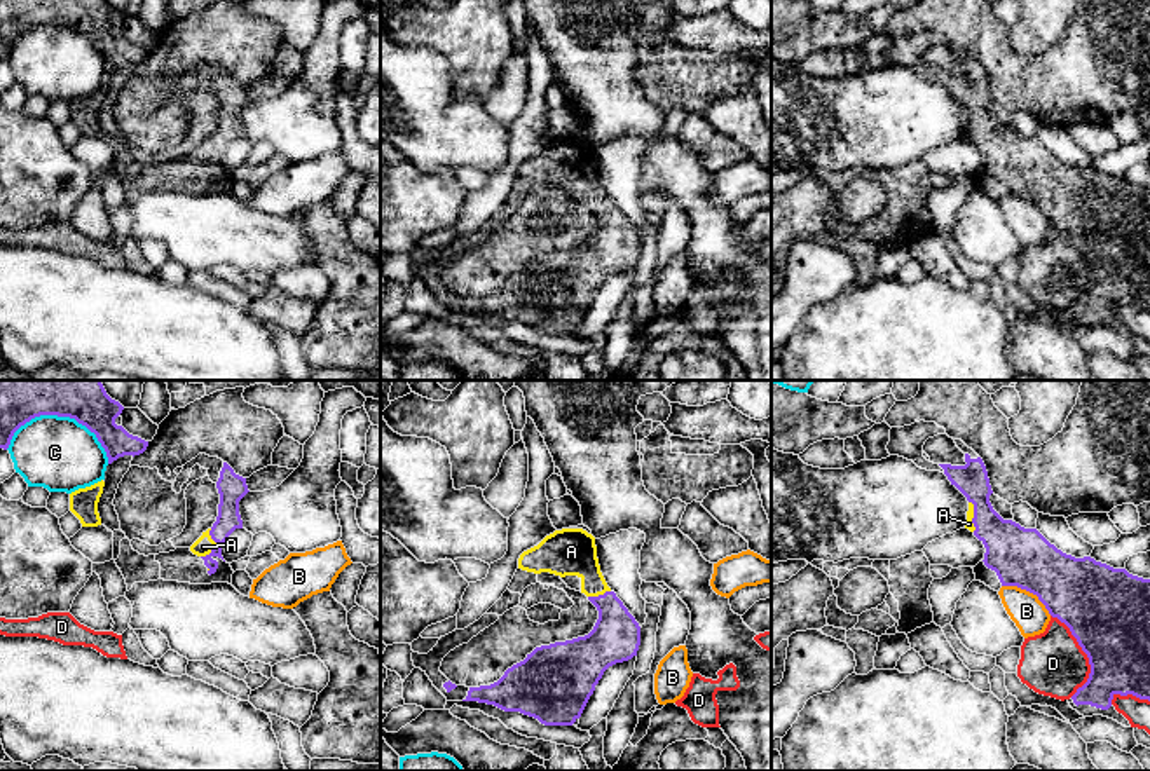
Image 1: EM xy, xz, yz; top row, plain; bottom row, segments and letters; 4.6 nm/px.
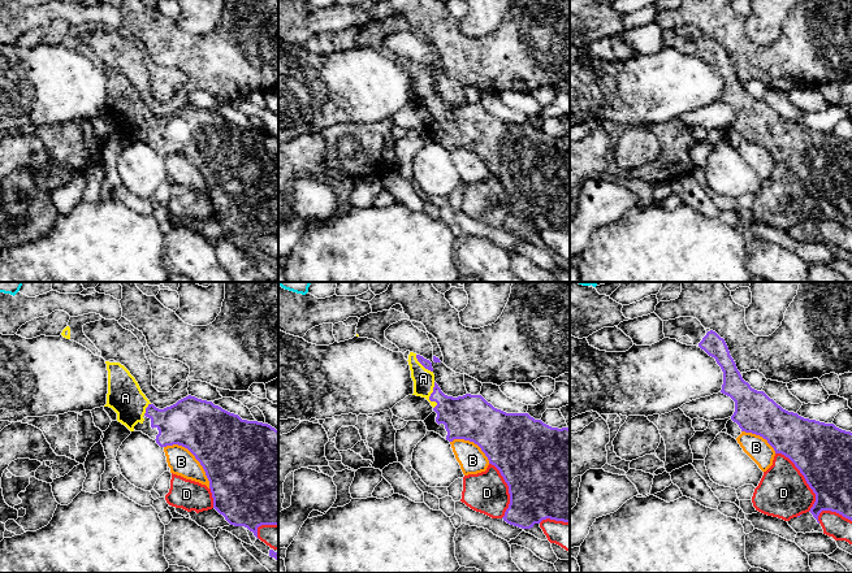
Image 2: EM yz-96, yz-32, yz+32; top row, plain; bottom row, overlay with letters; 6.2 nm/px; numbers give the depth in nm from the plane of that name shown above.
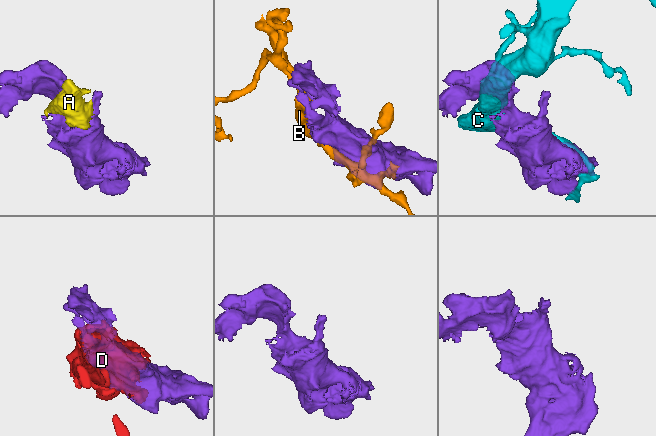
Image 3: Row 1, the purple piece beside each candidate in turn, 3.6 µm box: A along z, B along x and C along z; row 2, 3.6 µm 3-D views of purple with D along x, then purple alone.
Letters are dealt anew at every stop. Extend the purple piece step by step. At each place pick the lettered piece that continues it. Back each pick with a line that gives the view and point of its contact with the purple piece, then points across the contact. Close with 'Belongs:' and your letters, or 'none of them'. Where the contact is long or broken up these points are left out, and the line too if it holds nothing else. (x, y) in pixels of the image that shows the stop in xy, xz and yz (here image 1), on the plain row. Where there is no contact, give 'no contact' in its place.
A: xy (215, 156) | across xy (229, 128), (215, 147), (215, 156), (203, 156)
Belongs: A

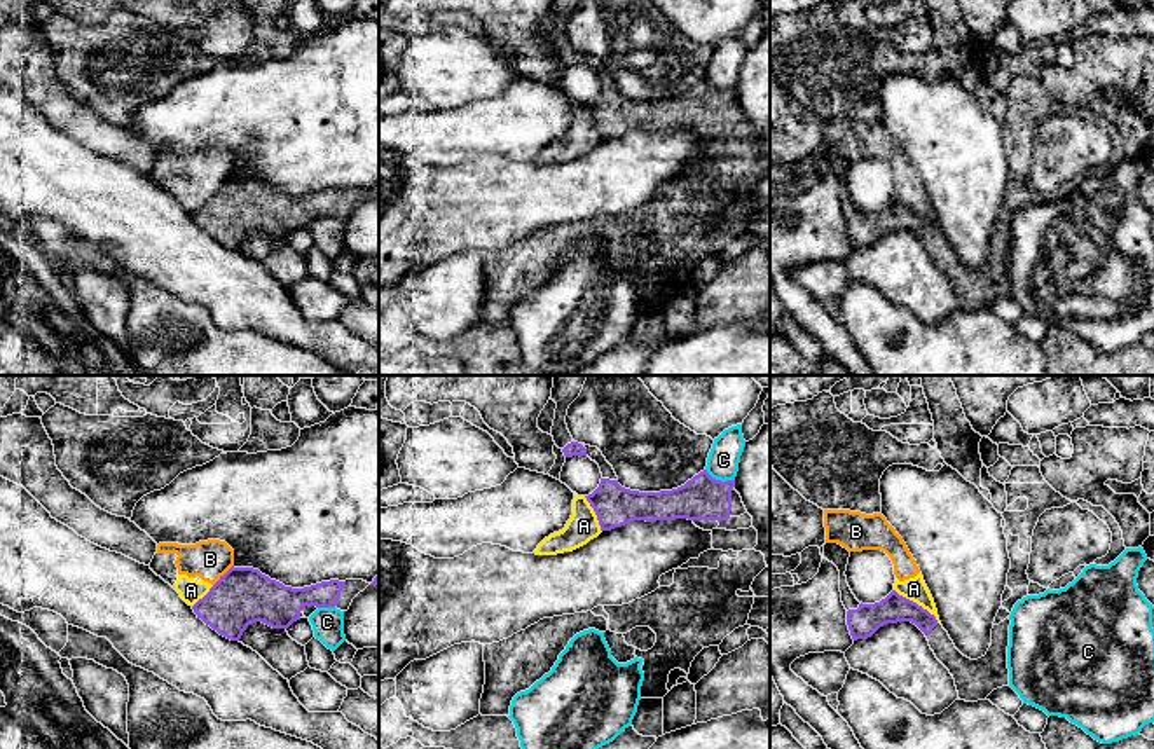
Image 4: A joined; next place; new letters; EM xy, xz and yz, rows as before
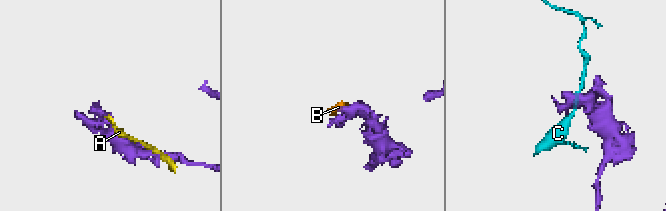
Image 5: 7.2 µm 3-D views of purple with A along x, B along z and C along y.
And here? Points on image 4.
Belongs: none of them

